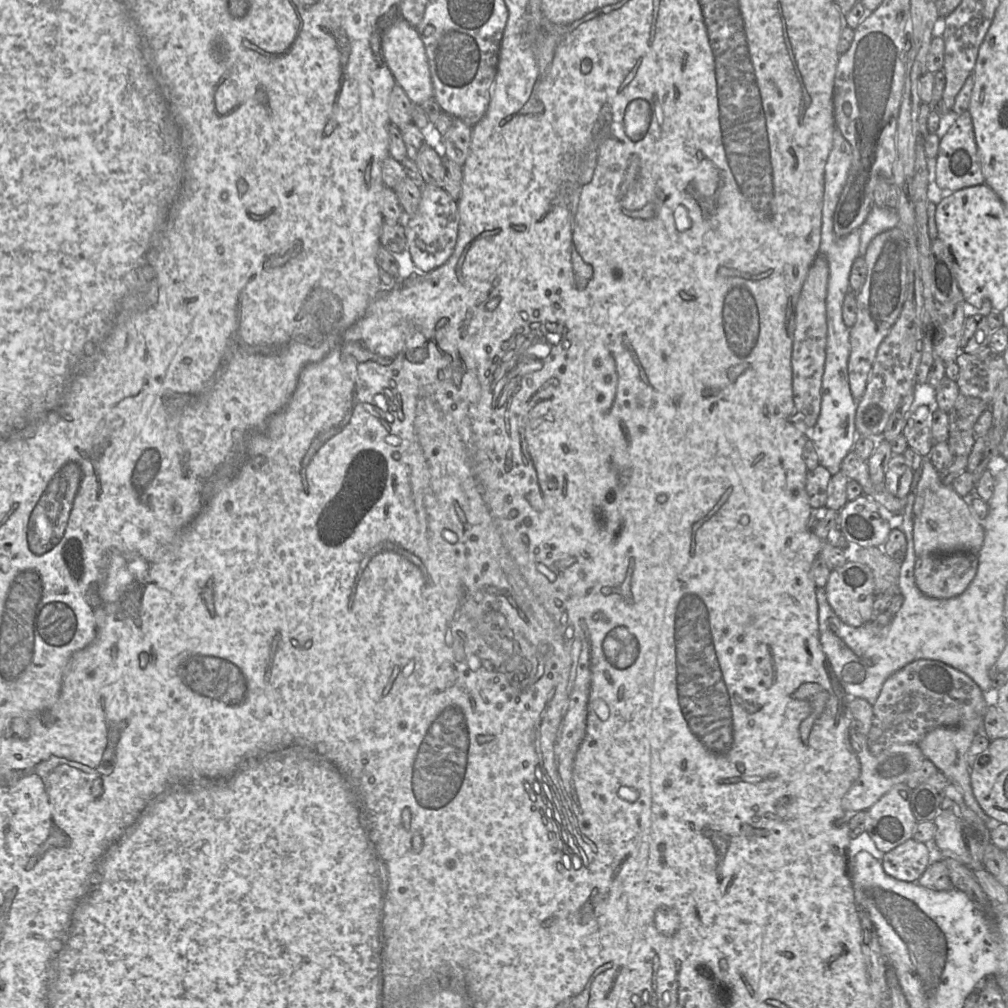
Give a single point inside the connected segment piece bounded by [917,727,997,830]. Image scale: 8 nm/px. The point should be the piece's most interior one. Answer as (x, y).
(946, 747)

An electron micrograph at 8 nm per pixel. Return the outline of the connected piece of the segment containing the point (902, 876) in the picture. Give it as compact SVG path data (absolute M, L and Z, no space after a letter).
M913 838L884 854L883 870L889 876L904 882L916 883L931 862L941 860L940 851Z

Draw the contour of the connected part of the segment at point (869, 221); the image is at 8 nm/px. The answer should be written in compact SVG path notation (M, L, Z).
M874 206L860 227L859 257L864 257L868 245L877 235L897 227L899 218L896 210Z

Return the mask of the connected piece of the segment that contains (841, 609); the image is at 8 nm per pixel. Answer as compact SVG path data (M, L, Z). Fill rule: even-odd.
M848 559L843 566L831 570L824 589L829 605L845 624L861 627L871 620L876 588L873 573L866 564Z

